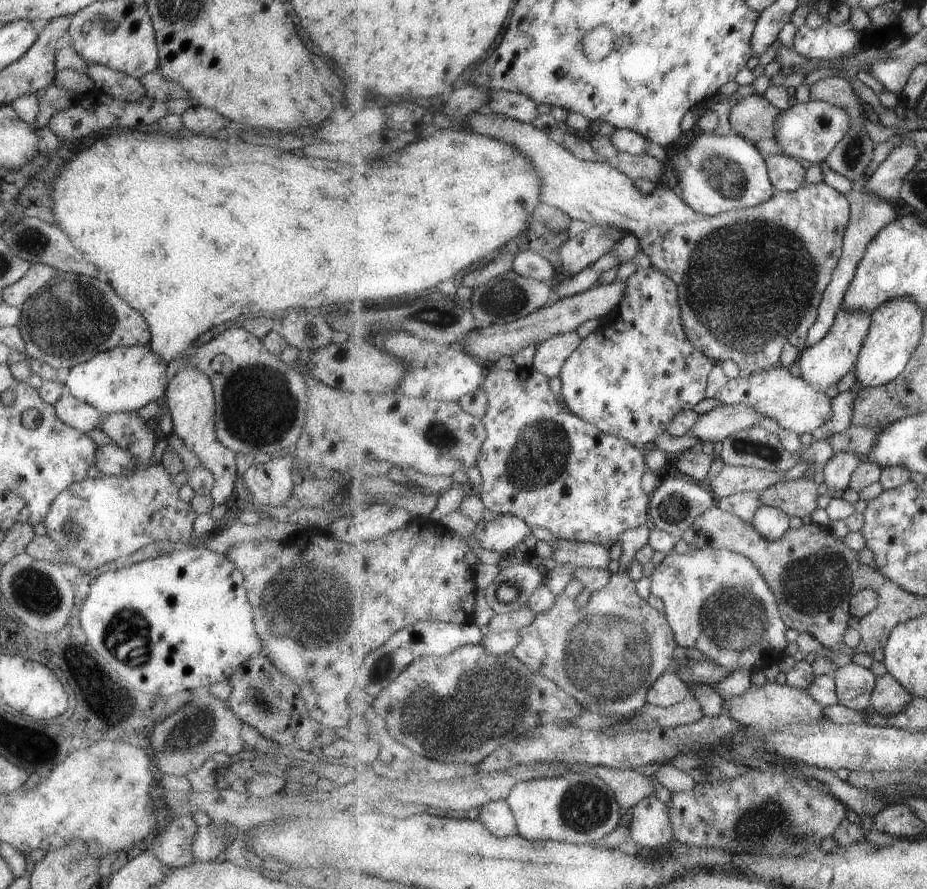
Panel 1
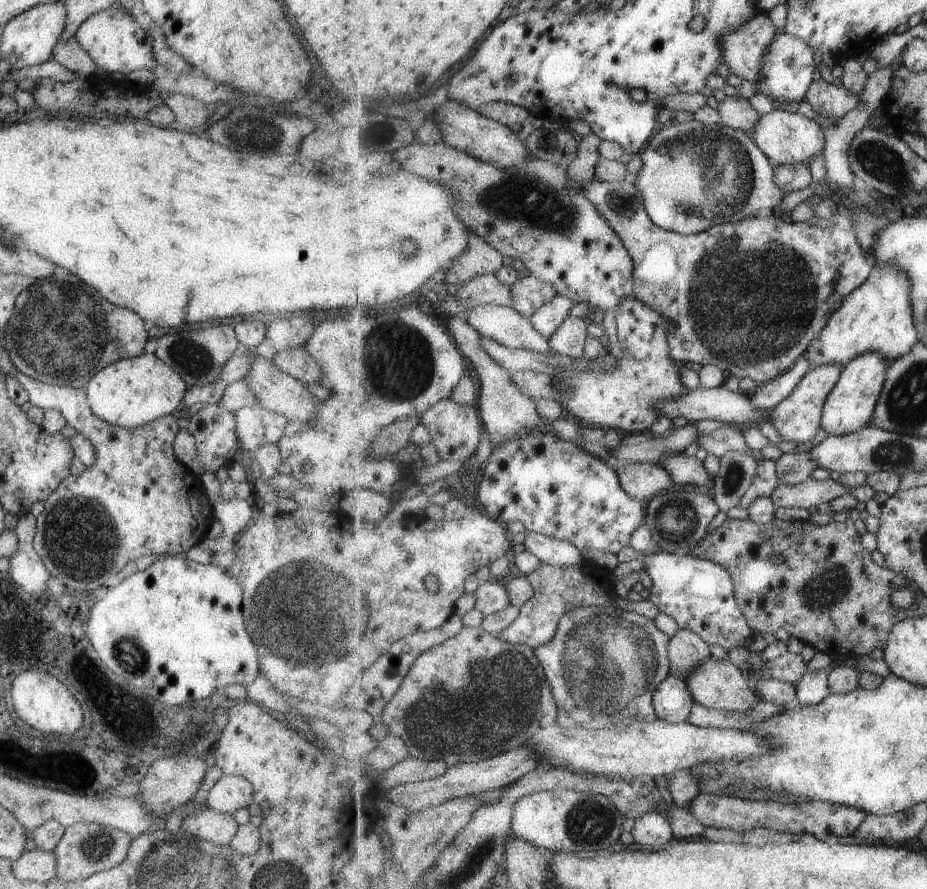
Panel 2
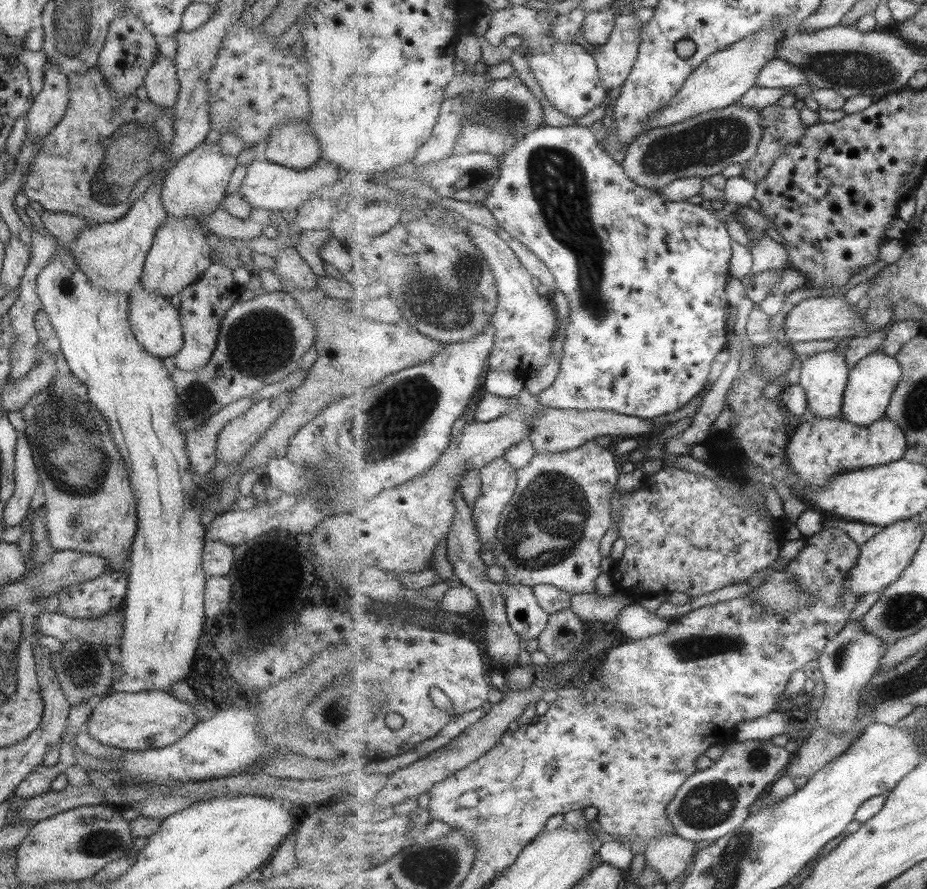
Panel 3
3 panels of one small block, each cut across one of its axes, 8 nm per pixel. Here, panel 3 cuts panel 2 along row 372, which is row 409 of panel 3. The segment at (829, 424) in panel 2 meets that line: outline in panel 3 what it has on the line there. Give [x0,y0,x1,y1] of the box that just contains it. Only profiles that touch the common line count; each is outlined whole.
[842,351,902,426]

